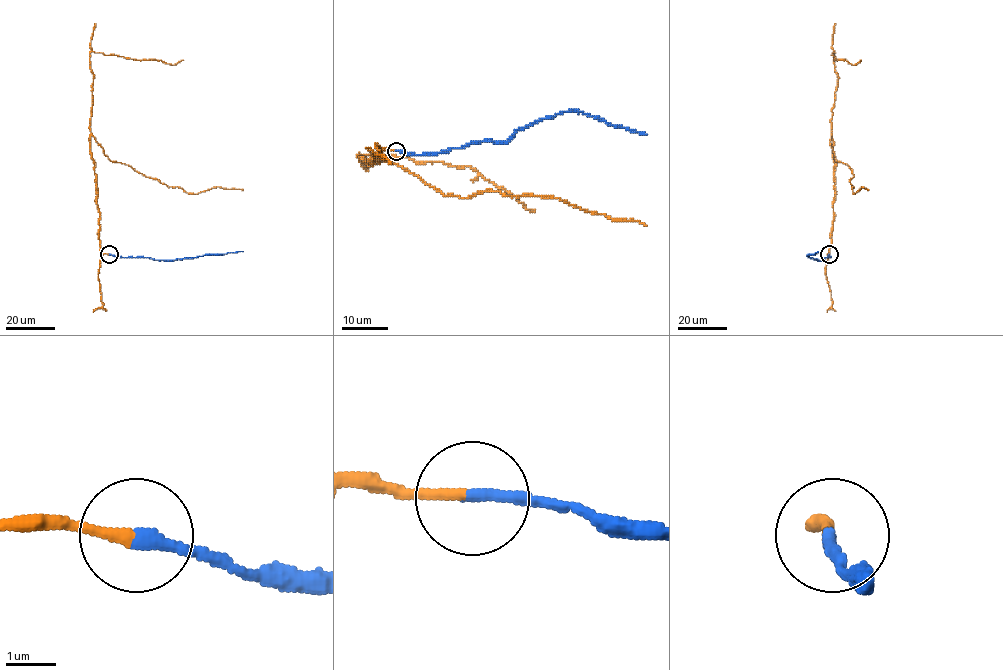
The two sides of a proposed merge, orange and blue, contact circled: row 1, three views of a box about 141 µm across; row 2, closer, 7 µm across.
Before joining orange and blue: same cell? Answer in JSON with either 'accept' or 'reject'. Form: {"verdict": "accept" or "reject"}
{"verdict": "accept"}

